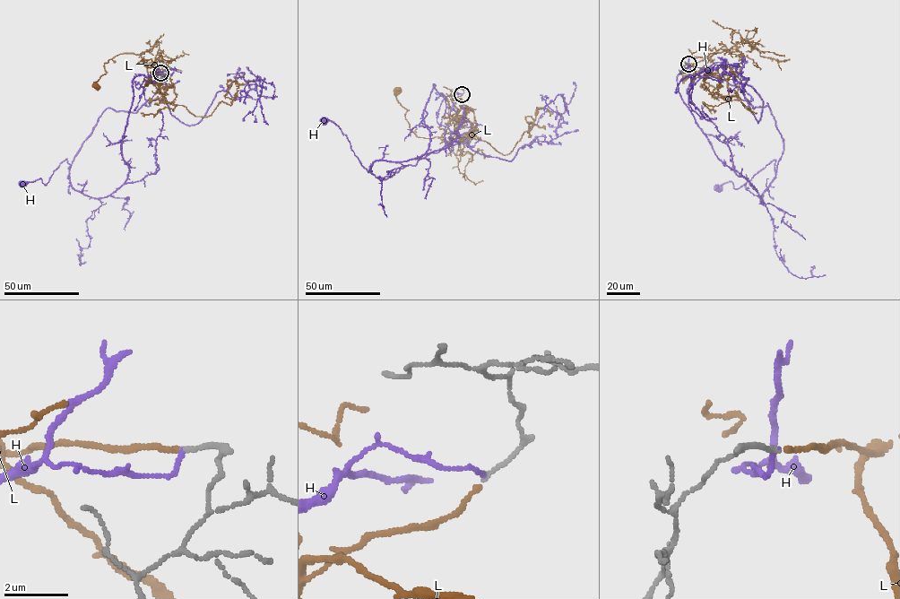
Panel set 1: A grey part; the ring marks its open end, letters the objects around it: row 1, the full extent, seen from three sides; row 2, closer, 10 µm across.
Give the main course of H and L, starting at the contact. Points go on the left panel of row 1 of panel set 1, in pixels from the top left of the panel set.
H: (160, 73), (143, 74), (145, 102), (135, 112), (103, 112), (69, 169), (66, 159), (46, 185), (22, 184)
L: (160, 73), (151, 72), (155, 68), (151, 59), (125, 53), (103, 64), (106, 73), (94, 85)

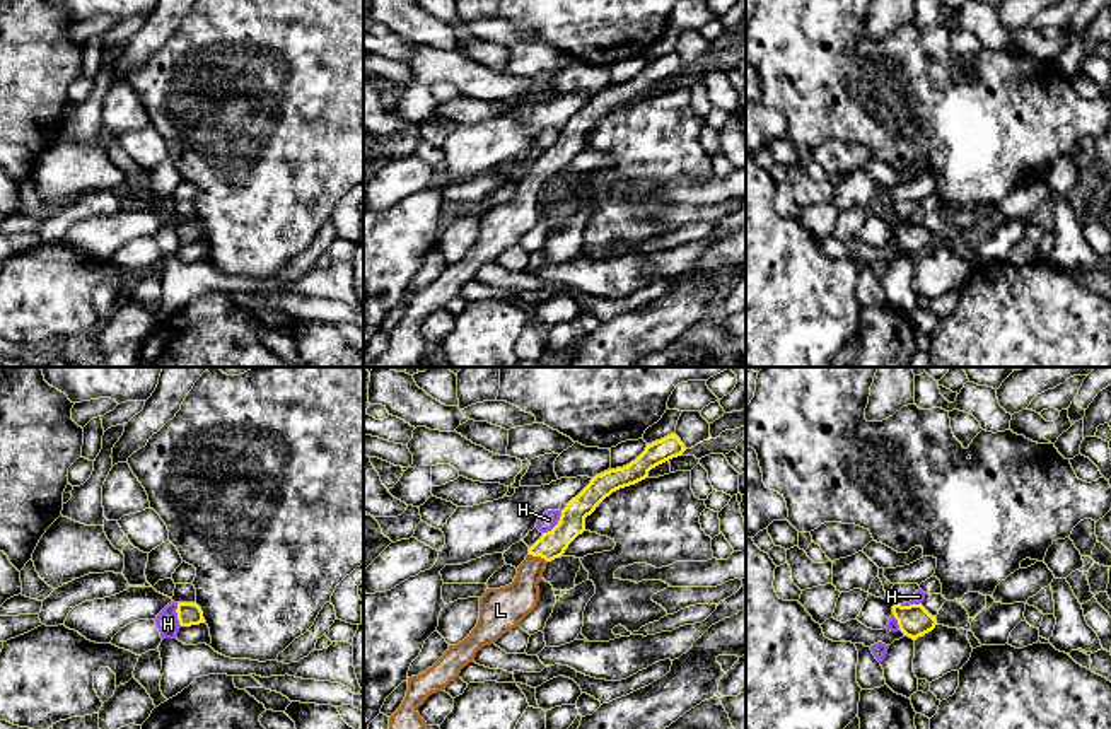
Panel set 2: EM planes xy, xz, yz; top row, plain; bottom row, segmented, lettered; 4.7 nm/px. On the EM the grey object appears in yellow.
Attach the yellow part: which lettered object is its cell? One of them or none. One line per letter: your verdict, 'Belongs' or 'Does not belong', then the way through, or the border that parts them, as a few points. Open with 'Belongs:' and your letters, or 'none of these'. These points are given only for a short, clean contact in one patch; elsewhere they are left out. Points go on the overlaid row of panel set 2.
Belongs: L
H: Does not belong. Boundary: xz (562, 513), (560, 519), (543, 533)
L: Belongs. Path across: xz (553, 543), (538, 555), (524, 591), (514, 601)

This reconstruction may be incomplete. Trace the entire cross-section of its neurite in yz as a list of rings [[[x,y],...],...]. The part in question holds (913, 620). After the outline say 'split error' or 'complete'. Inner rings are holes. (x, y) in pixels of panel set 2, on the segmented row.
[[[894,603],[893,615],[898,620],[899,630],[913,640],[932,632],[937,625],[935,616],[922,604],[901,606]]]; complete

